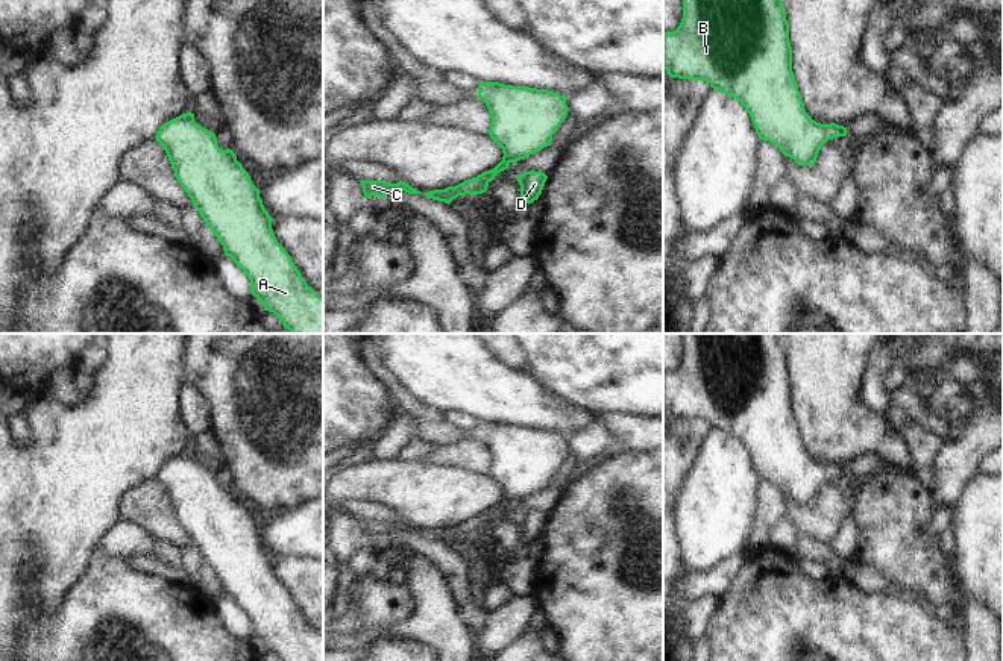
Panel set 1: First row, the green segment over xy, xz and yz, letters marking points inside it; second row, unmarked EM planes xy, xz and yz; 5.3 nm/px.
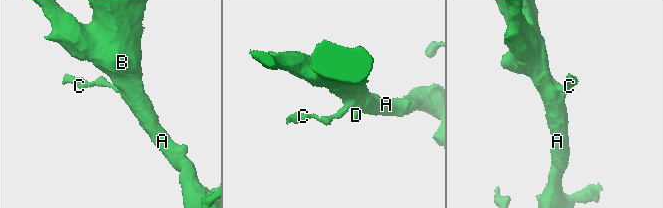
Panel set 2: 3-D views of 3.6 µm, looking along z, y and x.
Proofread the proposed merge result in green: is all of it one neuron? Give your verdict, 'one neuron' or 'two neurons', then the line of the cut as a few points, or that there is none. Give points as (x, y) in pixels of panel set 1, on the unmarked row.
one neuron; no cut

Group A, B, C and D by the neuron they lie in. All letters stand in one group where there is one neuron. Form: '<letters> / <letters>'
A B C D

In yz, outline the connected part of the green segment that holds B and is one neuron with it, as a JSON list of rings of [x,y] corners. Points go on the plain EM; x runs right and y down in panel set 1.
[[[683,334],[683,358],[674,371],[663,371],[663,409],[671,417],[706,420],[736,438],[750,453],[760,479],[777,485],[798,505],[813,505],[821,487],[833,478],[847,476],[847,467],[816,462],[804,449],[792,411],[789,362],[777,334]]]

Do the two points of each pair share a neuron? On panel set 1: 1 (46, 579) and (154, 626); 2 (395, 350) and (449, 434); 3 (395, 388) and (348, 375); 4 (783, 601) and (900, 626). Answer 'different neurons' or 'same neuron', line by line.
1: different neurons
2: different neurons
3: different neurons
4: same neuron

